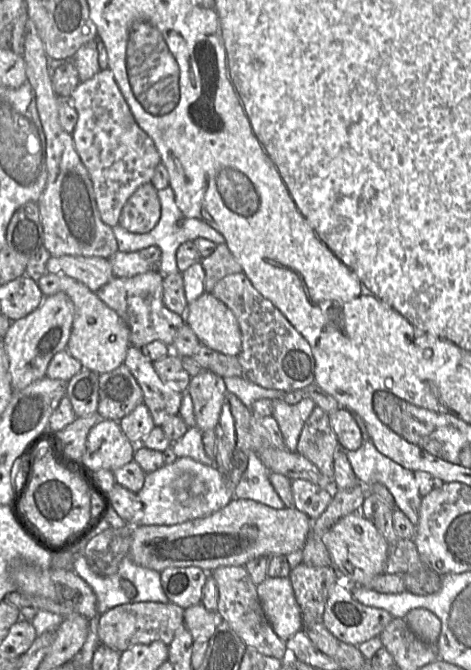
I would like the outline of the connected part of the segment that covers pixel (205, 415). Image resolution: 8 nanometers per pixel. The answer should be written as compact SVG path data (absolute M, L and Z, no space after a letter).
M202 371L191 377L186 392L192 398L196 426L202 432L218 429L228 392L224 378L210 371Z

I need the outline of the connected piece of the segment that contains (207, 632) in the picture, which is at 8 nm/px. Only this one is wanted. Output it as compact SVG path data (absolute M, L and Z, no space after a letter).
M201 602L184 609L184 626L191 633L194 641L206 641L214 634L223 621L217 611L207 610Z

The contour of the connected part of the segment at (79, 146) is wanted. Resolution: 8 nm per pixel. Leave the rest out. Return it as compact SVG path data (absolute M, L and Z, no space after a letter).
M109 68L100 69L92 78L81 81L69 100L78 113L77 123L71 133L75 149L92 180L101 219L108 226L114 227L119 222L127 199L138 187L151 182L155 168L161 162L160 154L151 137L137 124Z

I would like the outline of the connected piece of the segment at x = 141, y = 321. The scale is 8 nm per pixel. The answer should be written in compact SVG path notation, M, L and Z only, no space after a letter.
M156 269L132 277L113 277L94 293L125 321L130 345L138 348L160 340L171 347L185 323L184 316L169 310L163 303L163 275Z

